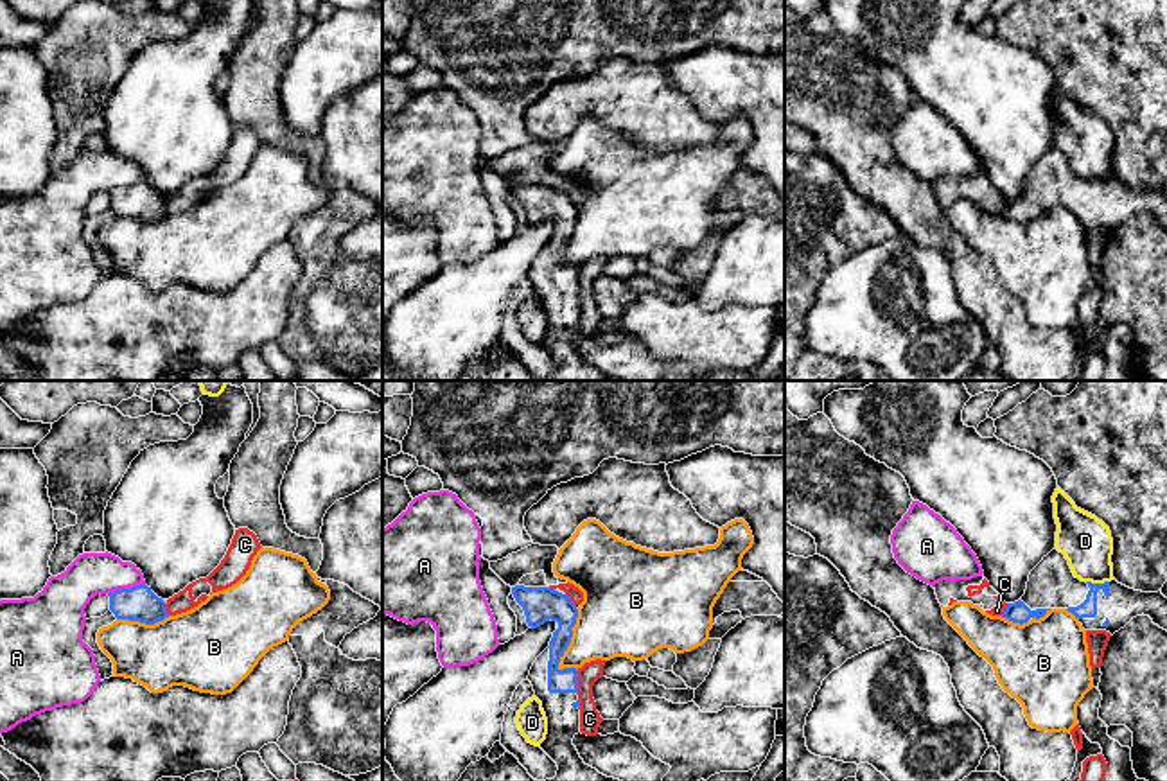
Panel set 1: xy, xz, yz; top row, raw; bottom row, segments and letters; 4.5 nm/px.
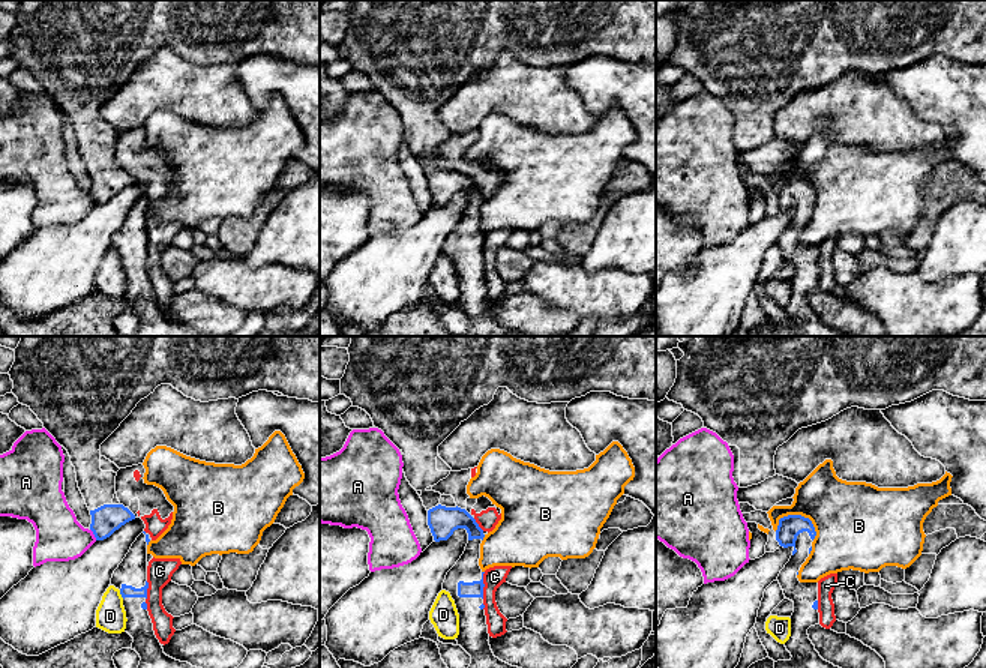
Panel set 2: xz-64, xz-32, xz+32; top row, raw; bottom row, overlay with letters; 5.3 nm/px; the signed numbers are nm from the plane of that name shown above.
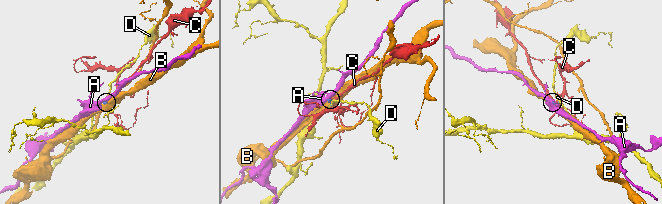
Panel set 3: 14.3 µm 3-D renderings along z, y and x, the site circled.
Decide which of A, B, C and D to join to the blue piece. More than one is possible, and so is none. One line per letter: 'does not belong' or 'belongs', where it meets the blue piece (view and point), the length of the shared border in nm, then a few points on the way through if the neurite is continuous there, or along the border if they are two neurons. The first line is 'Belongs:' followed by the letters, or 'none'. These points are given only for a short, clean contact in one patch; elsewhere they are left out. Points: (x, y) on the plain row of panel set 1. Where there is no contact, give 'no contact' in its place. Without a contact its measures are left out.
Belongs: none
A: does not belong; contact xy (126, 187); length 180 nm; border xy (144, 180), (133, 185), (119, 185), (108, 193)
B: does not belong; contact xz (570, 237); length 300 nm; border xz (579, 207), (571, 227), (571, 239), (561, 255), (559, 268)
C: does not belong; contact xz (577, 280); length 110 nm
D: does not belong; contact yz (1097, 182); length 100 nm; border yz (1087, 178), (1108, 180)

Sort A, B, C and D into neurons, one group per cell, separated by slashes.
A / B / C / D

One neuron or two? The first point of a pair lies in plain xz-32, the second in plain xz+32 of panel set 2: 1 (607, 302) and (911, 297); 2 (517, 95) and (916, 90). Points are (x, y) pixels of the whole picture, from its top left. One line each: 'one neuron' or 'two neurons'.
1: one neuron
2: two neurons

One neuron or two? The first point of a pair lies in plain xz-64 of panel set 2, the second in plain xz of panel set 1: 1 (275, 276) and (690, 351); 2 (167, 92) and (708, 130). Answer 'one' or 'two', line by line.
1: one
2: one

